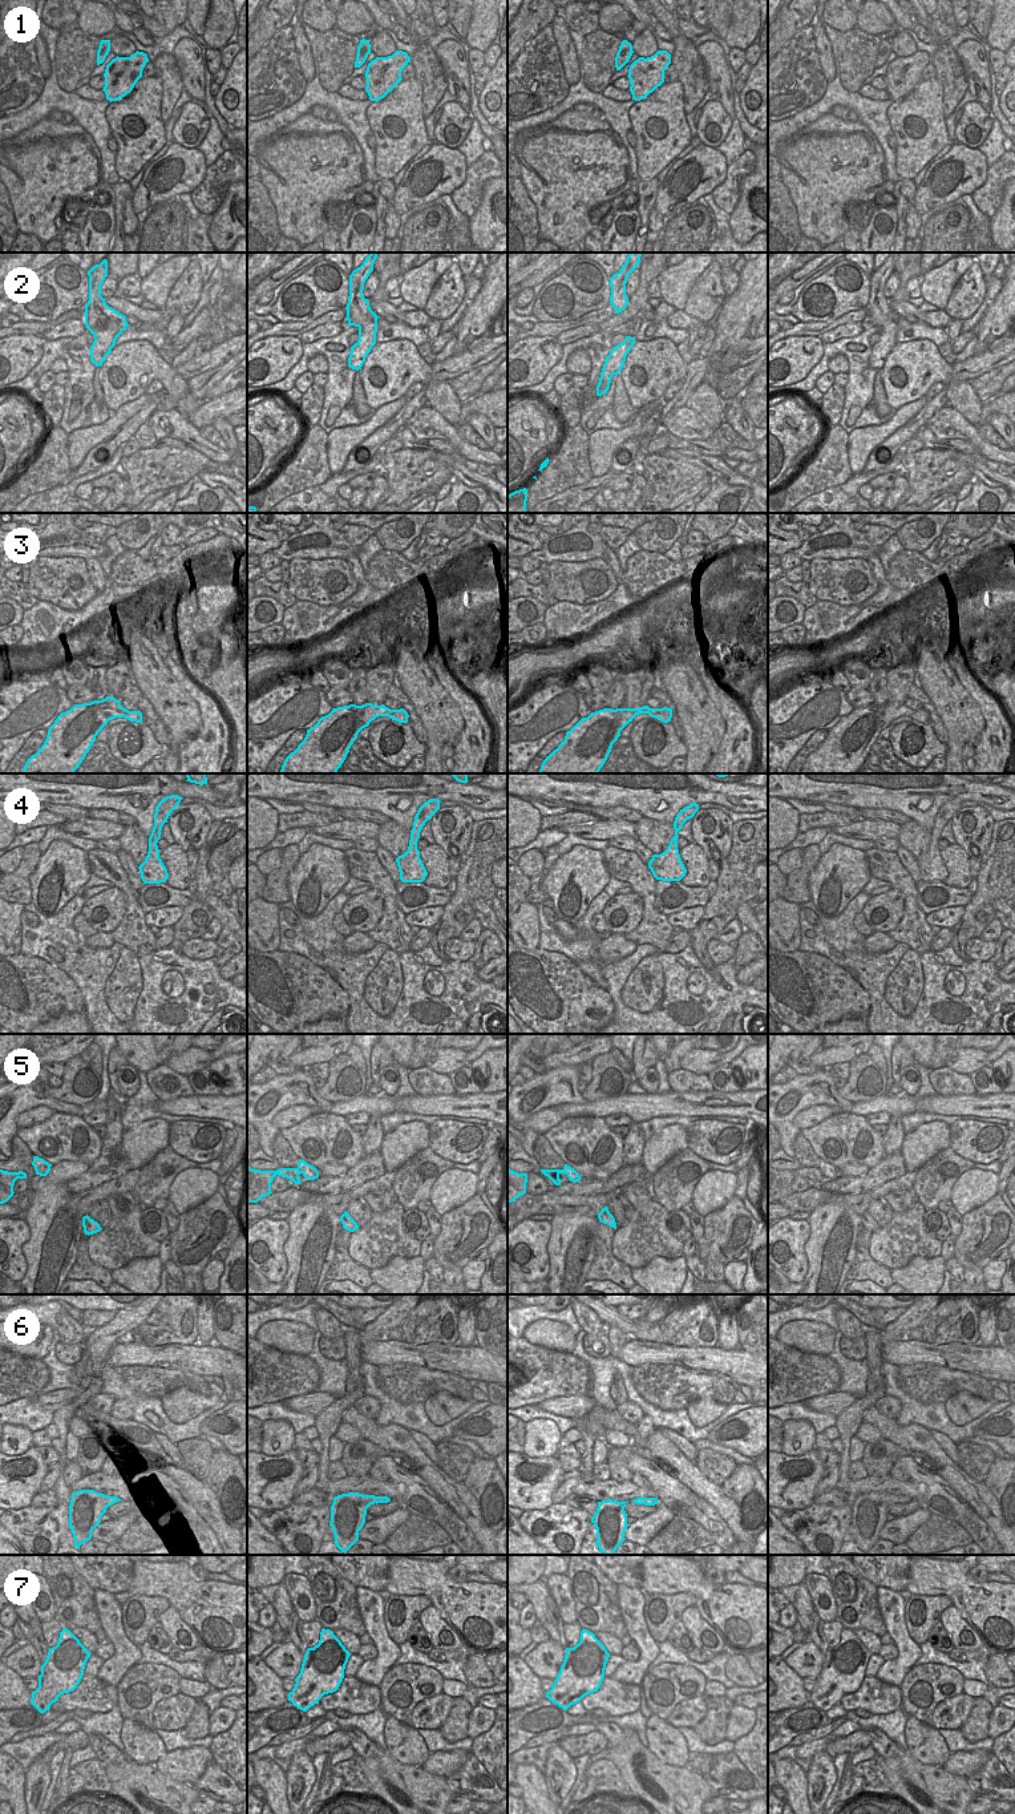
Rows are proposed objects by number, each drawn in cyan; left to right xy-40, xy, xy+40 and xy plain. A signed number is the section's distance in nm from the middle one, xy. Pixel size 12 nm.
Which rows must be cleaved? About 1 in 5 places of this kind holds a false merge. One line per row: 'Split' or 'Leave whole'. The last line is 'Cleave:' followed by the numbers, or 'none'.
1: Leave whole
2: Leave whole
3: Leave whole
4: Leave whole
5: Split
6: Leave whole
7: Leave whole
Cleave: 5

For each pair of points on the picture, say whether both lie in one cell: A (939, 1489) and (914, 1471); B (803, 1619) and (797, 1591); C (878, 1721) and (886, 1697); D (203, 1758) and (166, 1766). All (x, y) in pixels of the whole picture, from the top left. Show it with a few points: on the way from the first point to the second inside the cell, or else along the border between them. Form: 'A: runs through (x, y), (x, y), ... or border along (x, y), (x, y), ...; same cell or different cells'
A: runs through (933, 1485), (921, 1478); same cell
B: runs through (803, 1612), (803, 1603), (799, 1598); same cell
C: border along (900, 1707), (890, 1712), (874, 1713), (872, 1716); different cells
D: runs through (194, 1760), (187, 1765), (176, 1765); same cell

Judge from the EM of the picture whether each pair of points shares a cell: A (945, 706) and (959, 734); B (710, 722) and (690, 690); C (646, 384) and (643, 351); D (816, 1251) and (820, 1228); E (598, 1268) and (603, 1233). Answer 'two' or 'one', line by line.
A: one
B: one
C: one
D: one
E: one

